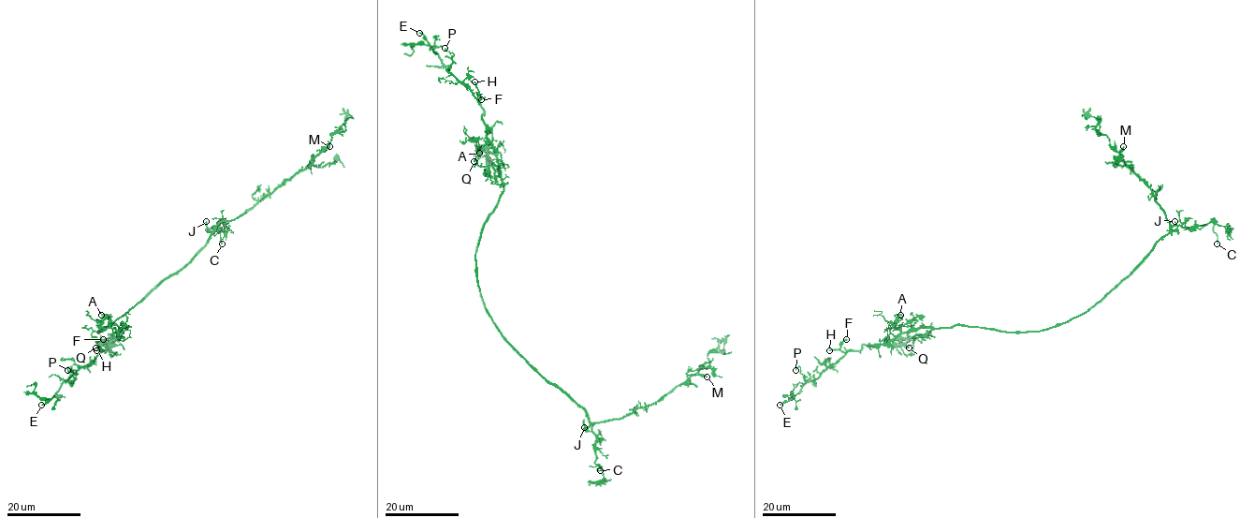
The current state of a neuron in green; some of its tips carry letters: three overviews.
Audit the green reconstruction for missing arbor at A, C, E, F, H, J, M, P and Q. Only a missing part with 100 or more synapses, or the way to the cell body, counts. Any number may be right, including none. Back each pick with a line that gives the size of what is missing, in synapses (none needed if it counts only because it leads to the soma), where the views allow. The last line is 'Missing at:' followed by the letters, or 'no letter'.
Missing at: E

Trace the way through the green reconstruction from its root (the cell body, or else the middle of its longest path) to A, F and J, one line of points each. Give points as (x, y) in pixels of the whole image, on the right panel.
A: (1070, 318), (1053, 327), (1031, 332), (960, 325), (912, 328), (902, 332), (896, 326), (900, 315)
F: (1070, 318), (1031, 332), (960, 325), (912, 328), (886, 344), (843, 352), (840, 346), (846, 339)
J: (1070, 318), (1086, 313), (1099, 303), (1160, 239), (1177, 227), (1174, 221)

